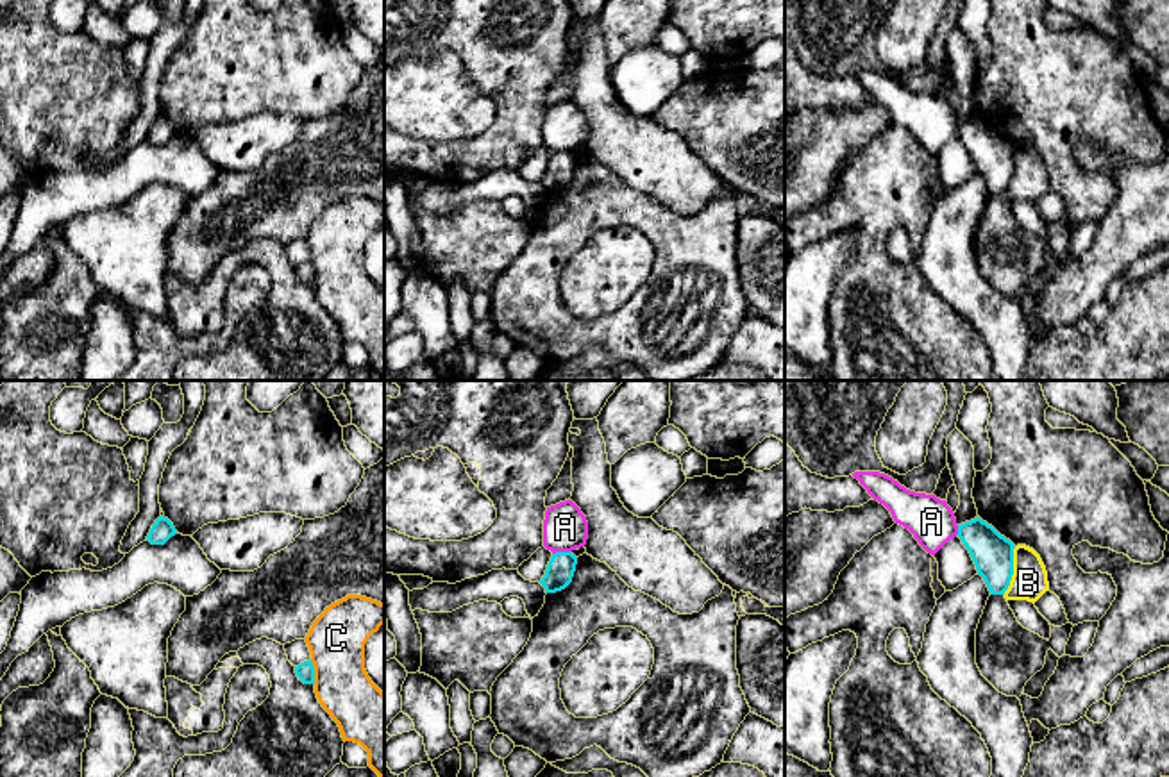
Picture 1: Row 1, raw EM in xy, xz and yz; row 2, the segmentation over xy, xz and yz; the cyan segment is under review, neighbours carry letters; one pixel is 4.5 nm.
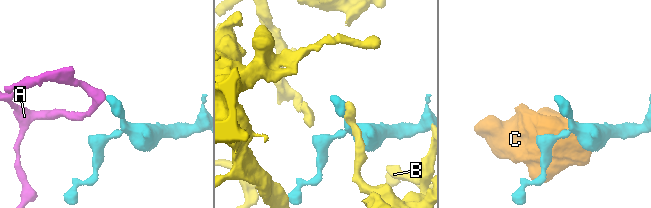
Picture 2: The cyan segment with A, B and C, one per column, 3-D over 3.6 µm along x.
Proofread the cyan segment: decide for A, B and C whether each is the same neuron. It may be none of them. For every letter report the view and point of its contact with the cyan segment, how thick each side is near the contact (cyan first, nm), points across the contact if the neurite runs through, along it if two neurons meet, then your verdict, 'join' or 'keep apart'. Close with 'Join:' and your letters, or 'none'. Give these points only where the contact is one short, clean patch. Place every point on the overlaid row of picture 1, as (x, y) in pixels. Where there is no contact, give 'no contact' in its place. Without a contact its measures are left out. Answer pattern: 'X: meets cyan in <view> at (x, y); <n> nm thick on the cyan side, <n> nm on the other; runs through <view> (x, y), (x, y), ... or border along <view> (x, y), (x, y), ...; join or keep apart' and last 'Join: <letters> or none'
A: meets cyan in xz at (562, 552); 130 nm thick on the cyan side, 200 nm on the other; border along xz (571, 551), (556, 551), (553, 554); keep apart
B: meets cyan in yz at (1012, 570); 190 nm thick on the cyan side, 160 nm on the other; keep apart
C: meets cyan in xy at (313, 672); 80 nm thick on the cyan side, 260 nm on the other; keep apart
Join: none

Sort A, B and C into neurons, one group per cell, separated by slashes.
A / B / C

